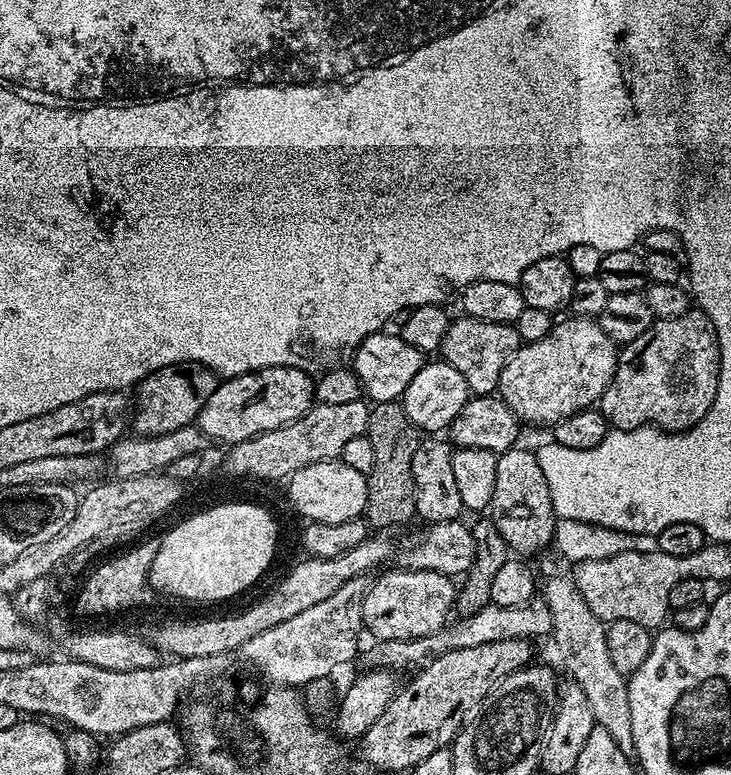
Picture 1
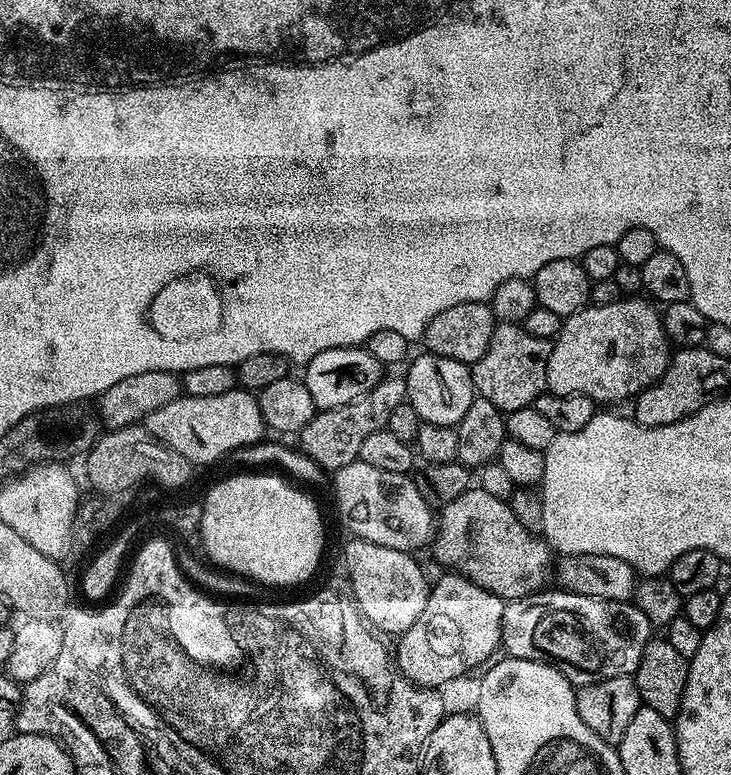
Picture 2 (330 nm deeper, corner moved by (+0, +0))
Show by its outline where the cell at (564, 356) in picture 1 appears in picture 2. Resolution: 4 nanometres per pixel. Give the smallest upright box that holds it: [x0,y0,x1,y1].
[546,298,670,402]

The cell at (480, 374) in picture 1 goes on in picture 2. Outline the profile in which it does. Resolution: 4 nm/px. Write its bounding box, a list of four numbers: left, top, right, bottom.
[471,323,553,414]

